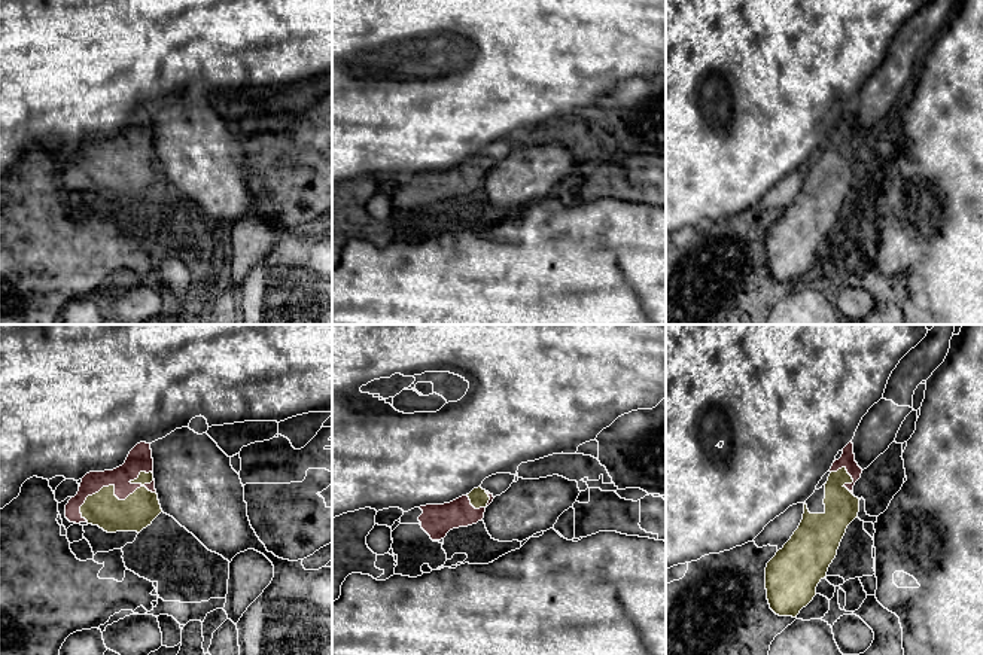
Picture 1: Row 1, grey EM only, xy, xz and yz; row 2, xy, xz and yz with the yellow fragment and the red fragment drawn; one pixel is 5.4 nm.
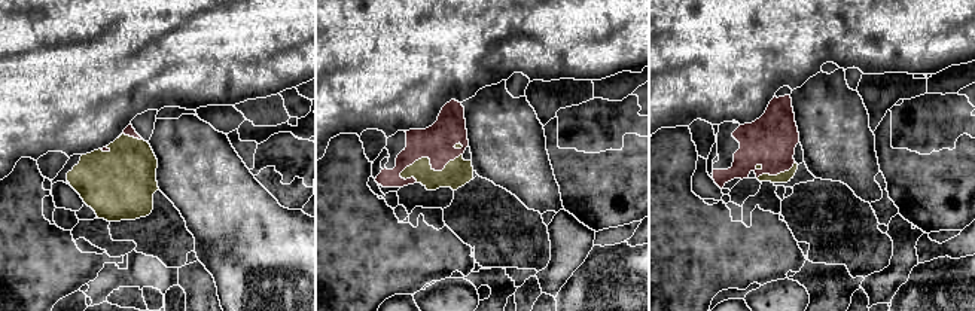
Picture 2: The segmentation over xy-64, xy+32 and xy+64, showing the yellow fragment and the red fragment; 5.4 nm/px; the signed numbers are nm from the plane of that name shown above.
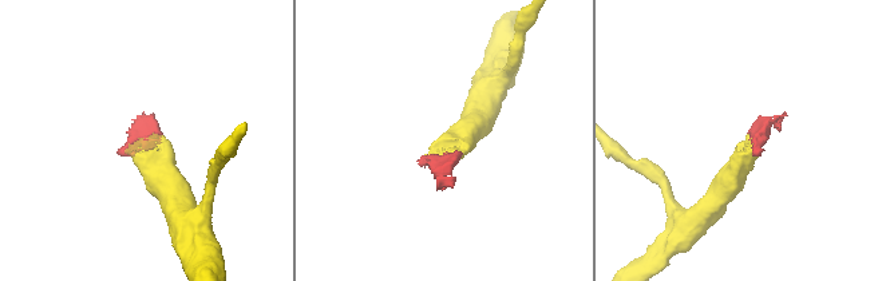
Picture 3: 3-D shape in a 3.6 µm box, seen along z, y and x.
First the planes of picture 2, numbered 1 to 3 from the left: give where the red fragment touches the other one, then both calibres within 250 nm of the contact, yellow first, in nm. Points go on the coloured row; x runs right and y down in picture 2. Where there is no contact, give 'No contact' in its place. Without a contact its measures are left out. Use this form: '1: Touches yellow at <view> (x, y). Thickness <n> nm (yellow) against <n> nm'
1: Touches yellow at xy-64 (128, 136). Thickness 360 nm (yellow) against 50 nm
2: Touches yellow at xy+32 (429, 162). Thickness 150 nm (yellow) against 190 nm
3: Touches yellow at xy+64 (777, 174). Thickness 60 nm (yellow) against 280 nm

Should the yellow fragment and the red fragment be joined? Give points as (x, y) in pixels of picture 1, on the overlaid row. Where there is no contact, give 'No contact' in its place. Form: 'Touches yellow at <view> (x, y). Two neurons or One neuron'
Touches yellow at xy (113, 493). One neuron

